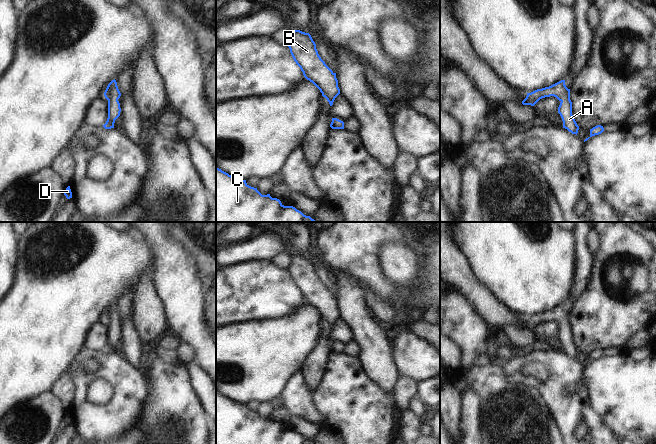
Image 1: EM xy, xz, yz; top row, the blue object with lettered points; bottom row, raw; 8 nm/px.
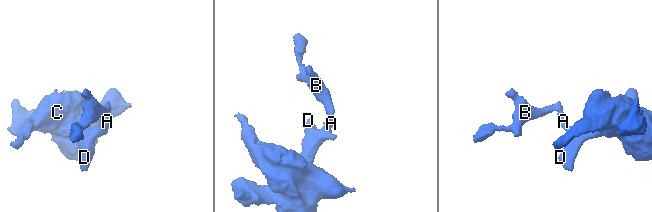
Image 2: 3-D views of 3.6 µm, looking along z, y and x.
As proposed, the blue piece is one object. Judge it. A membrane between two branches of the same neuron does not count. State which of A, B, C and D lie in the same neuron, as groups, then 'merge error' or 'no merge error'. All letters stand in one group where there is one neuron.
A B C D | no merge error

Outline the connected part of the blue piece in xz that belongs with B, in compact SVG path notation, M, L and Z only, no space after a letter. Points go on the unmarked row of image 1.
M292 254L288 271L304 301L320 314L322 320L332 330L340 318L336 297L319 280L311 259L300 254Z

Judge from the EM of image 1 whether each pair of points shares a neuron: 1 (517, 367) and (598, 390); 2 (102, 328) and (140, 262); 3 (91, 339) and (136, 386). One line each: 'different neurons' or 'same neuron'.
1: different neurons
2: different neurons
3: different neurons

